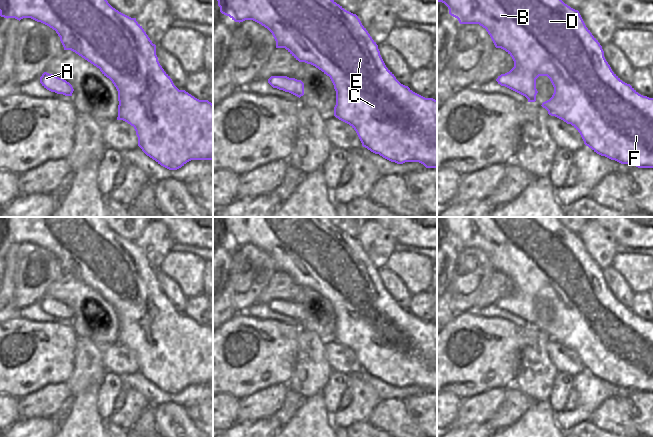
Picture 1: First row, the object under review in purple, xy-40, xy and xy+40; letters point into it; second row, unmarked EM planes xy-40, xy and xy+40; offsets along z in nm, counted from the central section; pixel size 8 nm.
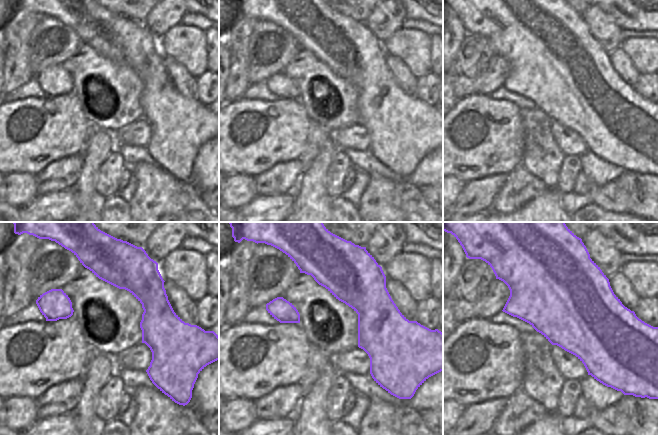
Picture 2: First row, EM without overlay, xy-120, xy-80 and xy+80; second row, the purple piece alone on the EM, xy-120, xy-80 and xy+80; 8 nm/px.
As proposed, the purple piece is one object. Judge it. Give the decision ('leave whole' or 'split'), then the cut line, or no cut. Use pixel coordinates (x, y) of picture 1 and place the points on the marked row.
leave whole; cut none

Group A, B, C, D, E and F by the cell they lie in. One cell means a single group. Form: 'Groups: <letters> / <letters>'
Groups: A B C D E F

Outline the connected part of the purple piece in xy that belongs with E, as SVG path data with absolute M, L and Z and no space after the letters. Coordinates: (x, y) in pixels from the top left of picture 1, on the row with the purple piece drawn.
M217 0L220 12L229 16L235 22L253 20L265 28L273 35L276 41L276 48L285 48L296 60L311 64L330 77L336 91L336 105L334 116L339 120L349 124L357 133L362 146L383 158L403 164L405 162L419 162L426 168L437 168L437 100L425 98L413 92L408 86L401 84L394 74L386 67L378 49L378 45L372 39L366 28L362 25L356 14L345 10L334 0Z

